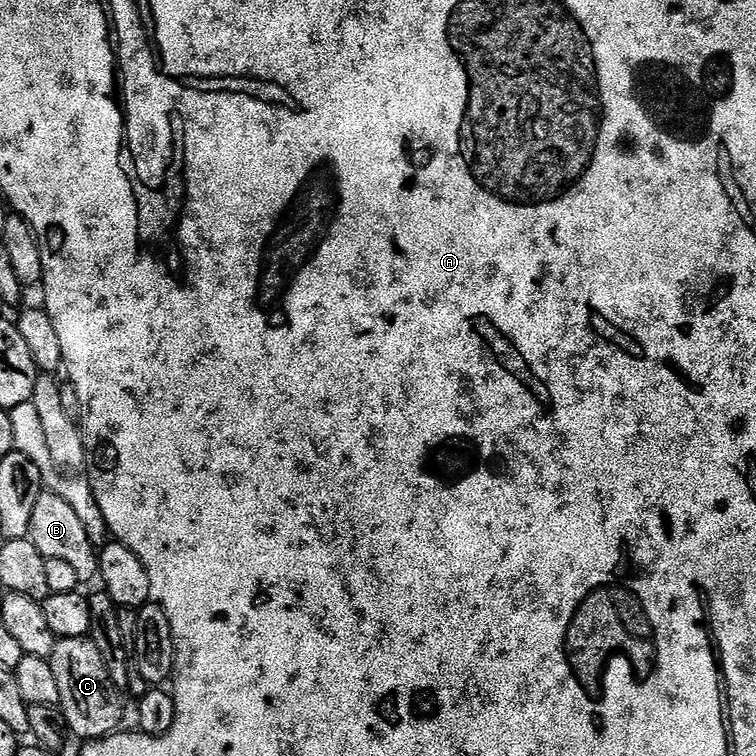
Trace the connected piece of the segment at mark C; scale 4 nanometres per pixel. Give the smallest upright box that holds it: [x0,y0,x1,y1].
[51,636,124,741]

